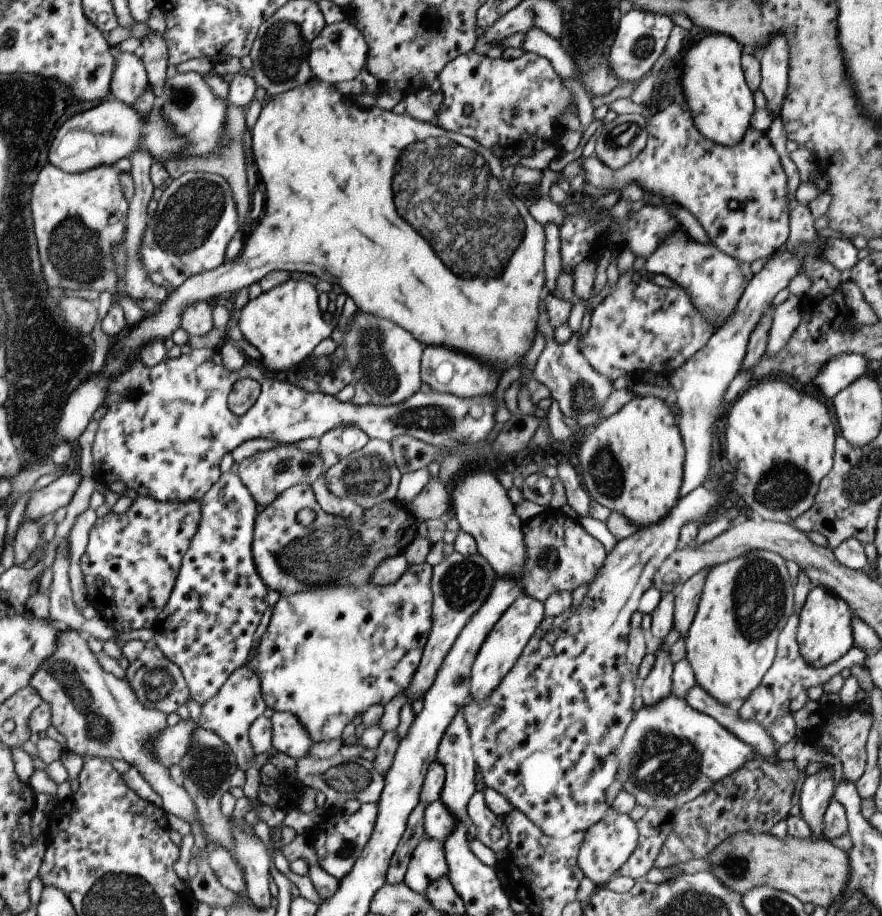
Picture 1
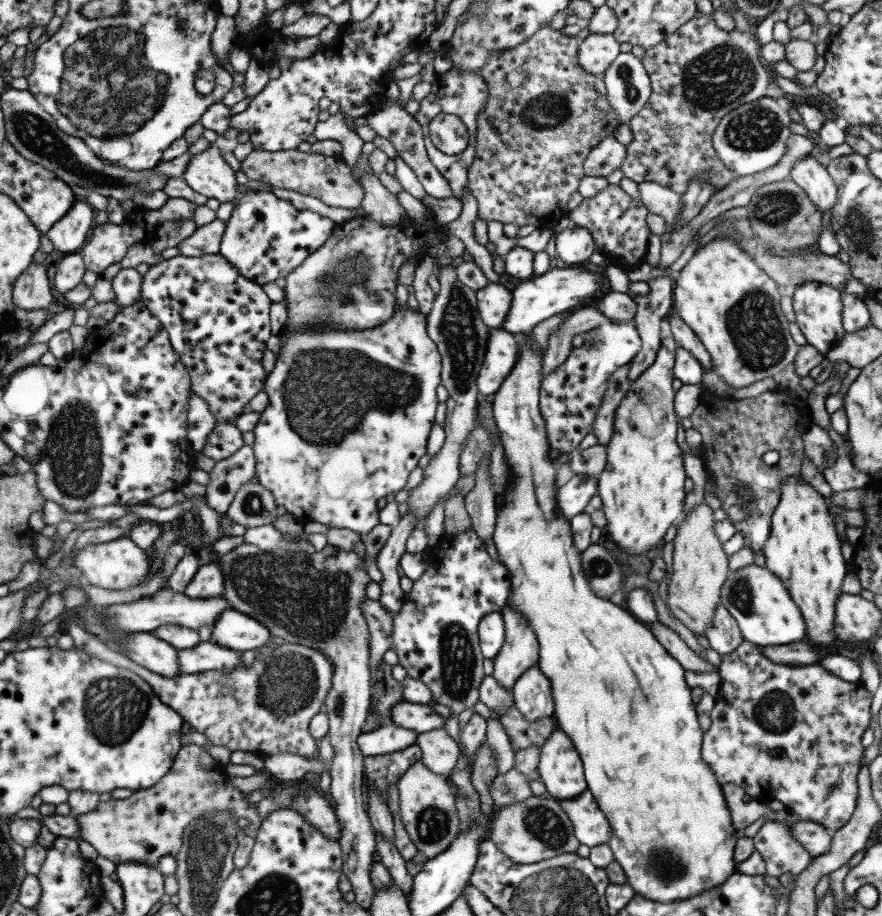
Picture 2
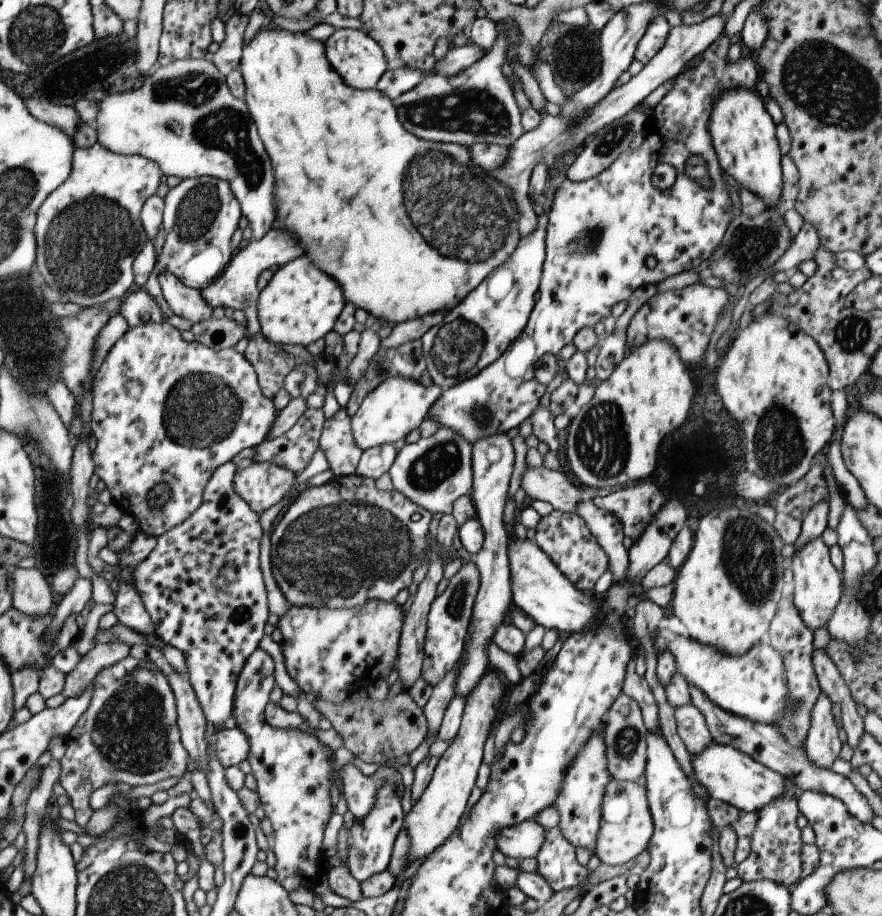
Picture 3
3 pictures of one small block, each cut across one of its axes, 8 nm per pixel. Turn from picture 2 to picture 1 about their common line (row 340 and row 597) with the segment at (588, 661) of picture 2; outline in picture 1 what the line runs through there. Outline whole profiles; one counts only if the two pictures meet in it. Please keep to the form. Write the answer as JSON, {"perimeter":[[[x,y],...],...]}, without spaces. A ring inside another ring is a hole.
{"perimeter":[[[519,595],[504,611],[501,618],[493,625],[483,644],[477,651],[475,660],[470,668],[470,687],[467,698],[482,701],[490,695],[499,681],[509,672],[509,669],[519,658],[521,651],[537,625],[543,620],[544,606],[541,601]]]}

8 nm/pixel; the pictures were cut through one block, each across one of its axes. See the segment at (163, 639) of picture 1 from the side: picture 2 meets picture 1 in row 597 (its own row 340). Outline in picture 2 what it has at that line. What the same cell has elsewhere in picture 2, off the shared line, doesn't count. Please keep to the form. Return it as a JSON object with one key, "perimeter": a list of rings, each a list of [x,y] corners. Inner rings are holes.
{"perimeter":[[[205,254],[201,257],[177,255],[149,265],[141,277],[139,301],[159,320],[167,331],[169,344],[179,354],[179,361],[189,373],[190,391],[207,401],[209,411],[220,422],[245,412],[246,404],[257,394],[266,378],[261,357],[269,333],[269,305],[272,303],[261,285],[237,272],[223,256]]]}

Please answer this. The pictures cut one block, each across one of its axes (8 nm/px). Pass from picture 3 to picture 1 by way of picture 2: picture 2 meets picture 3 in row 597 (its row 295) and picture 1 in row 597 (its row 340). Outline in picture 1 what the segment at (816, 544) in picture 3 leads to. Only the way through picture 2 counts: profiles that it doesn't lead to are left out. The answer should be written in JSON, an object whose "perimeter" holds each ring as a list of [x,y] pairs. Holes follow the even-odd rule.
{"perimeter":[[[812,587],[798,612],[795,638],[799,654],[810,667],[831,664],[843,656],[854,644],[851,630],[852,612],[843,600],[823,587]]]}

